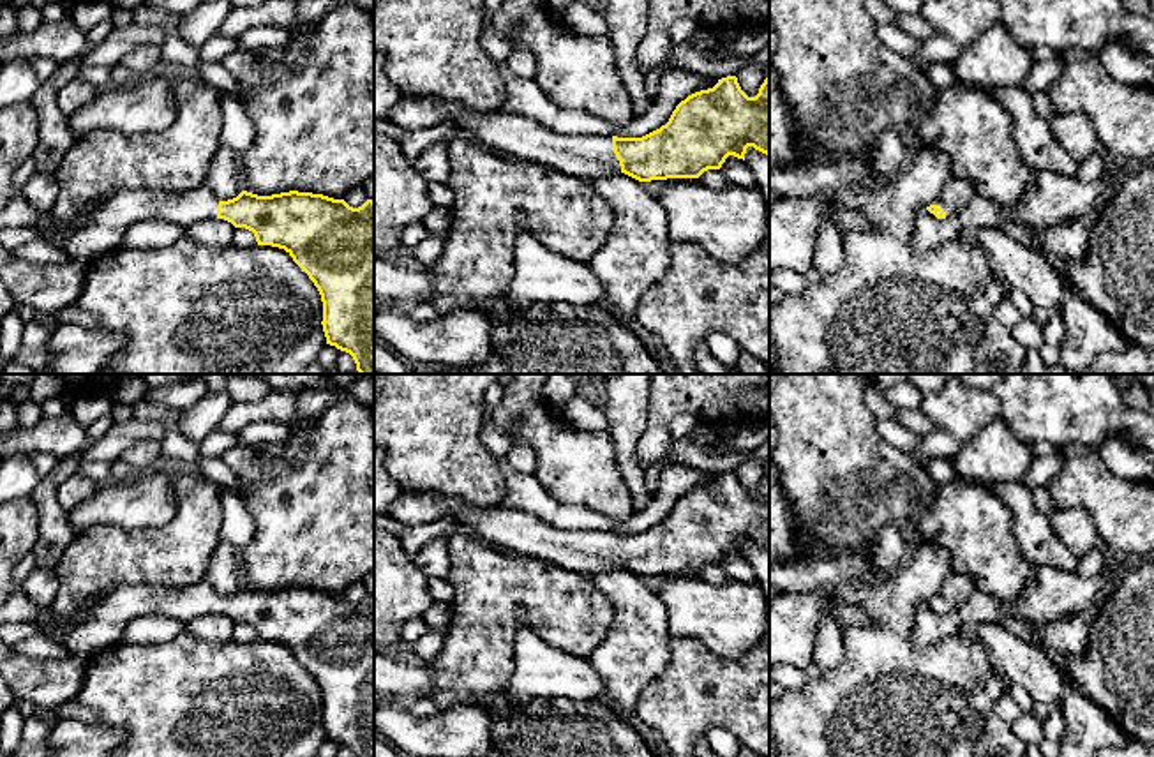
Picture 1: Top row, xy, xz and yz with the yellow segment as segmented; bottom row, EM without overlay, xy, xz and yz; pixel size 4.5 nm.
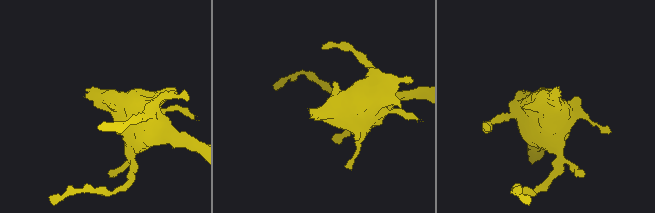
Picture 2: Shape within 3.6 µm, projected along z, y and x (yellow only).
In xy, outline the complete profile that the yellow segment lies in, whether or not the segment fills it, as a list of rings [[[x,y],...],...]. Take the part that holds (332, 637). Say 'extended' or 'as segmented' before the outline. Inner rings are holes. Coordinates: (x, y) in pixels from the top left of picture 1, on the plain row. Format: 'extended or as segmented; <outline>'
extended; [[[205,579],[187,586],[122,586],[115,593],[83,607],[67,626],[49,626],[46,621],[5,623],[0,641],[12,646],[37,633],[62,633],[71,653],[90,658],[97,651],[120,642],[125,626],[141,616],[169,616],[187,623],[203,614],[224,614],[235,623],[254,628],[258,641],[284,644],[309,671],[323,697],[323,727],[326,739],[353,752],[355,757],[374,757],[374,596],[353,603],[344,595],[312,588],[281,588],[258,591],[242,586],[236,593],[221,596]]]

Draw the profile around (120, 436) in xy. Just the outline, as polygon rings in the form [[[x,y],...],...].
[[[132,418],[124,423],[113,423],[111,429],[94,441],[81,455],[79,468],[86,462],[115,462],[122,452],[141,439],[166,441],[166,427],[159,420]]]

